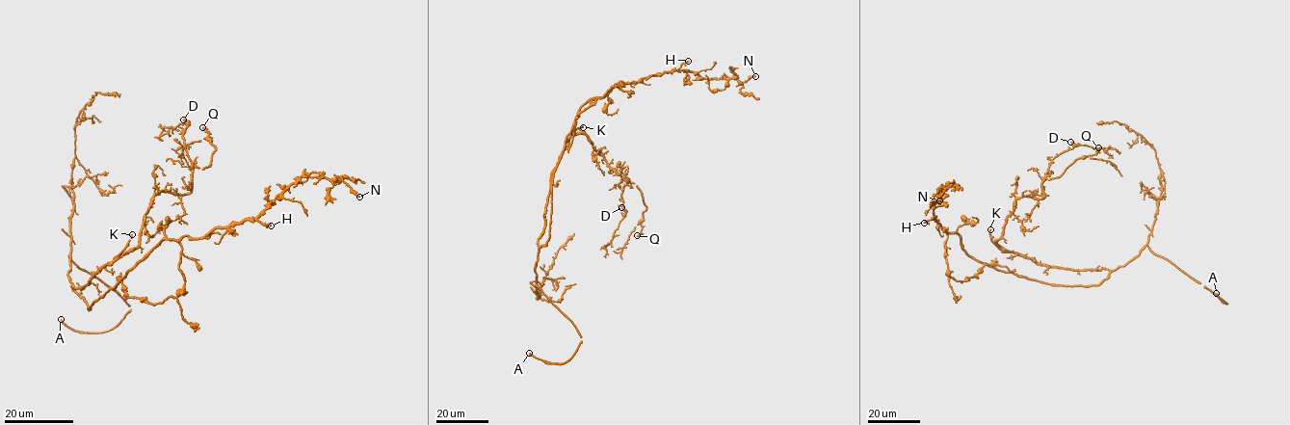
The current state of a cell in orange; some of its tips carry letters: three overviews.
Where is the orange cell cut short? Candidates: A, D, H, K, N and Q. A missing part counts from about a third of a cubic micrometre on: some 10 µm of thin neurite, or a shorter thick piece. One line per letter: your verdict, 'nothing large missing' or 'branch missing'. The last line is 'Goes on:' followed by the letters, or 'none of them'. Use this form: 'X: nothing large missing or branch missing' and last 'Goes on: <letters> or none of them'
A: branch missing
D: nothing large missing
H: branch missing
K: nothing large missing
N: nothing large missing
Q: nothing large missing
Goes on: A, H

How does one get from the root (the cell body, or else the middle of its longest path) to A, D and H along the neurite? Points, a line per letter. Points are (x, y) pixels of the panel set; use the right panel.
A: (1101, 281), (1112, 271), (1133, 259), (1146, 245), (1226, 304), (1216, 293)
D: (1101, 281), (1108, 270), (1040, 265), (996, 244), (1013, 203), (1043, 197), (1050, 162), (1070, 149), (1070, 142)
H: (1101, 281), (1050, 285), (998, 271), (972, 258), (962, 249), (961, 238), (948, 233), (934, 218), (924, 223)

